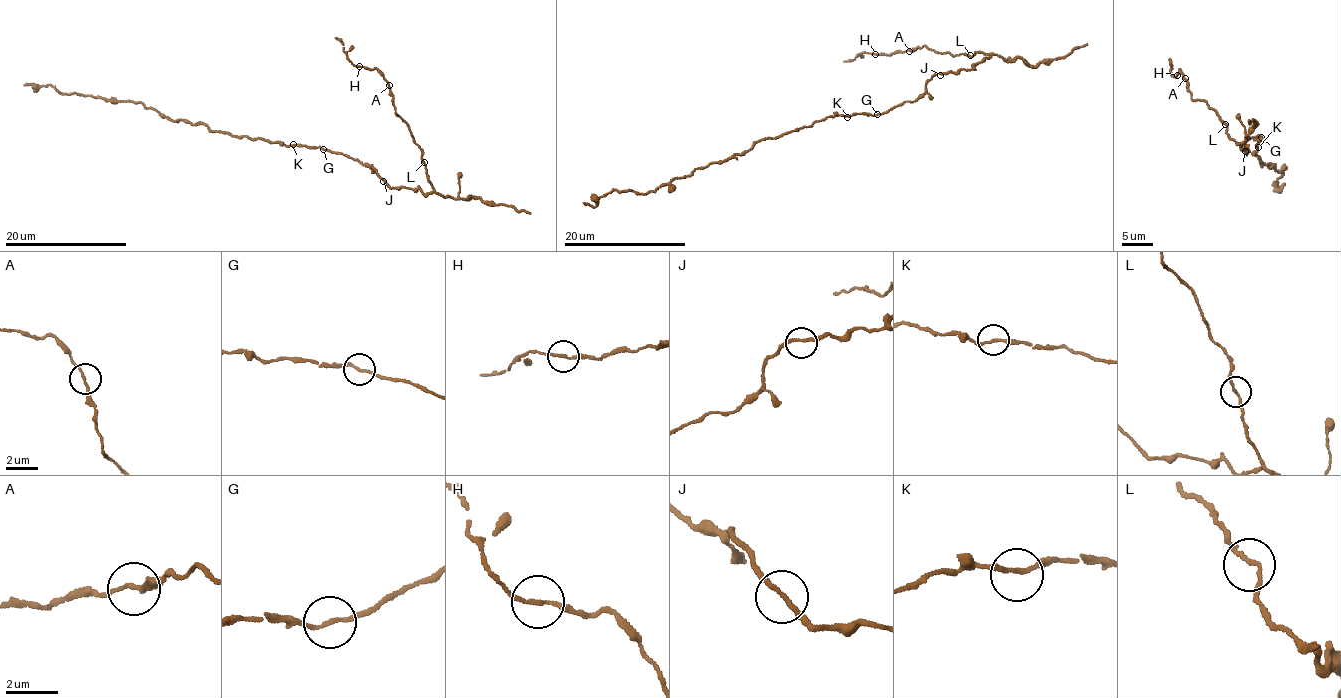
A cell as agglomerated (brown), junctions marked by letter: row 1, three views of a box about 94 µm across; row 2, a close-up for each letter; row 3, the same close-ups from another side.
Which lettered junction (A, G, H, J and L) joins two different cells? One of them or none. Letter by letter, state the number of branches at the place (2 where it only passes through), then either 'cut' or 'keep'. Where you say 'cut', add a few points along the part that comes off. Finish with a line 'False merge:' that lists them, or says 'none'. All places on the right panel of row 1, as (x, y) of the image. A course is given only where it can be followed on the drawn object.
A: branches 2; keep
G: branches 2; keep
H: branches 2; keep
J: branches 2; keep
L: branches 2; keep
False merge: none

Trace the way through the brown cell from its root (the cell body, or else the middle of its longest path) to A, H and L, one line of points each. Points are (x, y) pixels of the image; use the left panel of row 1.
A: (328, 150), (370, 165), (391, 188), (418, 188), (427, 194), (434, 190), (421, 148), (395, 111), (389, 85)
H: (328, 150), (370, 165), (391, 188), (434, 190), (388, 81), (359, 66)
L: (328, 150), (370, 165), (391, 188), (418, 188), (430, 194), (434, 190), (424, 162)

